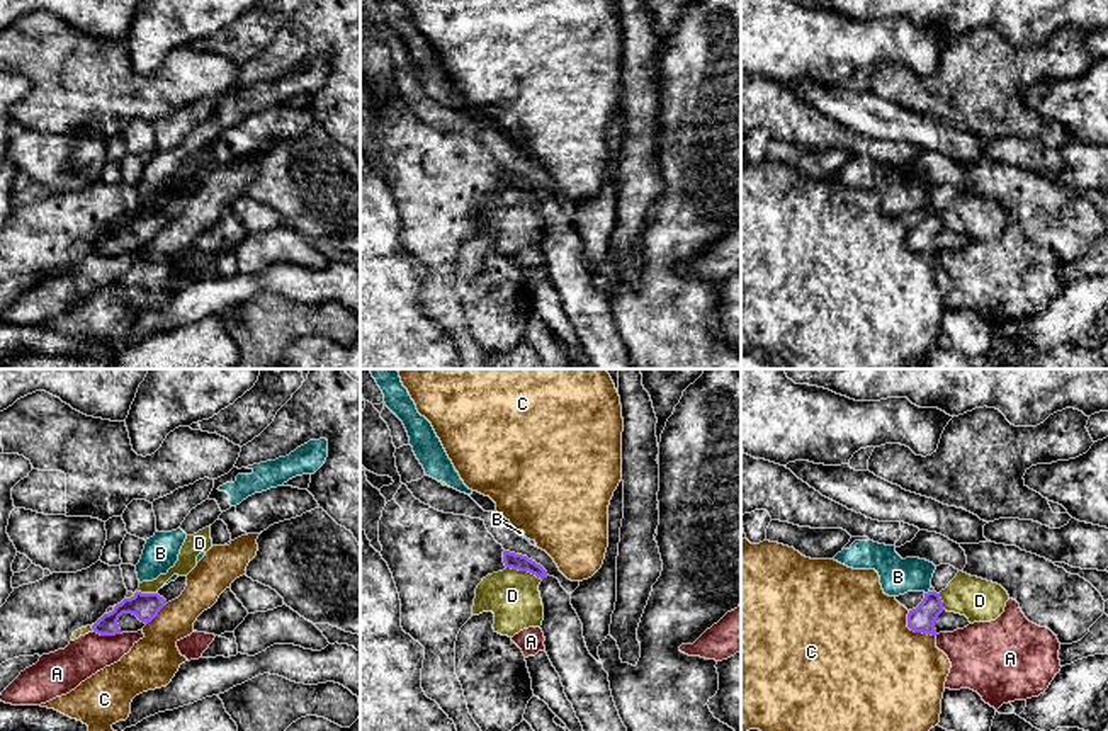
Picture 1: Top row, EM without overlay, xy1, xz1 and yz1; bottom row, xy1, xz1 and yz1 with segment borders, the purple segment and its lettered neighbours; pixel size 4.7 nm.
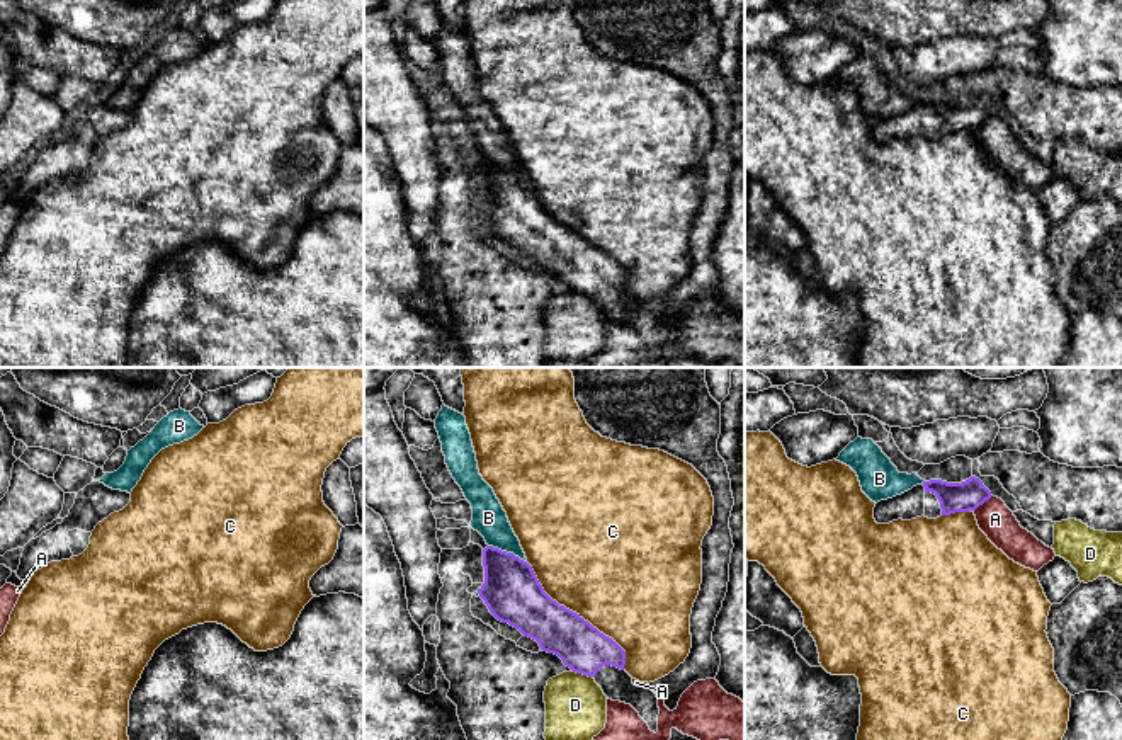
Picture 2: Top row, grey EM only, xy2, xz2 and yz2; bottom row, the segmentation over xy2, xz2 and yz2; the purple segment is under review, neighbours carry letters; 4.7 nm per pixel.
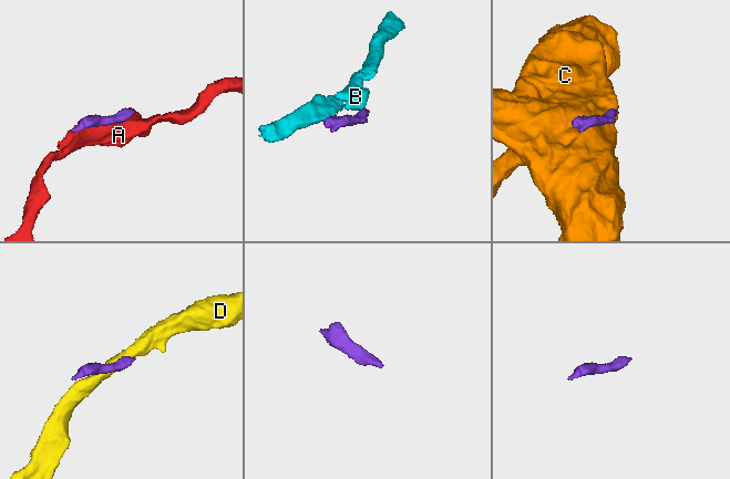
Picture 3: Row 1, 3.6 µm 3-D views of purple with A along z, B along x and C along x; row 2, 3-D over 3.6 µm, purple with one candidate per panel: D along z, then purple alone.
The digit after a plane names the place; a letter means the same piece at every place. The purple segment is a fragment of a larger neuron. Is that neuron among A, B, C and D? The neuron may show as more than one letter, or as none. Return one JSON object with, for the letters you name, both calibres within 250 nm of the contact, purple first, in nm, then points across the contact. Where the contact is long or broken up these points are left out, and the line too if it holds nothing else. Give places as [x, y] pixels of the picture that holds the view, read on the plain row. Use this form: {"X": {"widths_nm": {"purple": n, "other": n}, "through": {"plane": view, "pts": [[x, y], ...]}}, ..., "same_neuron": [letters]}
{"same_neuron": []}

